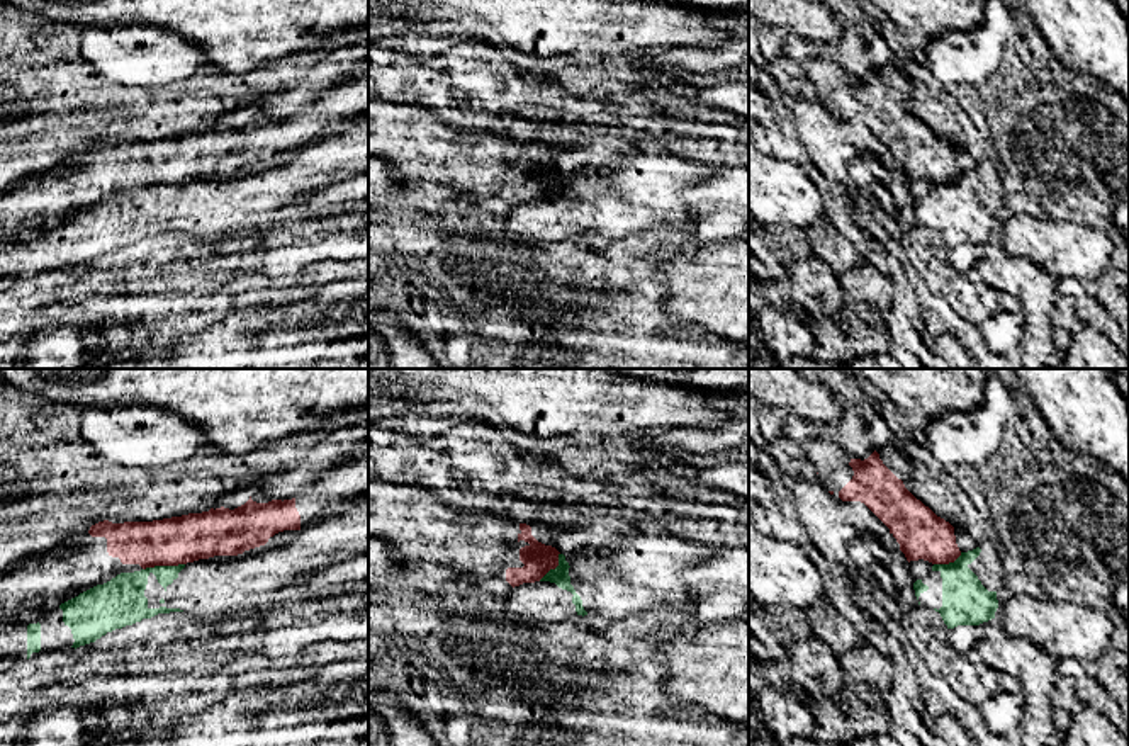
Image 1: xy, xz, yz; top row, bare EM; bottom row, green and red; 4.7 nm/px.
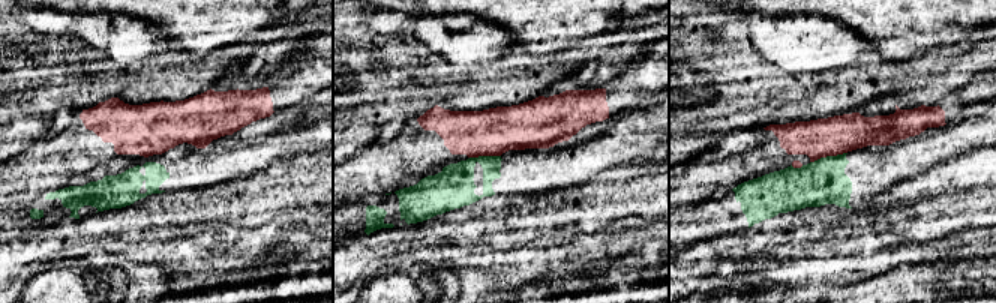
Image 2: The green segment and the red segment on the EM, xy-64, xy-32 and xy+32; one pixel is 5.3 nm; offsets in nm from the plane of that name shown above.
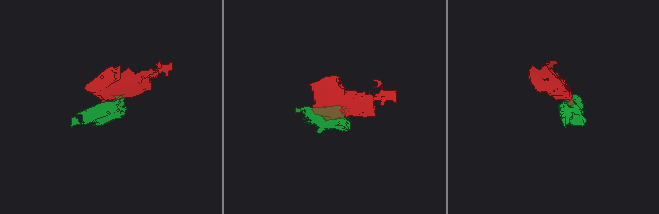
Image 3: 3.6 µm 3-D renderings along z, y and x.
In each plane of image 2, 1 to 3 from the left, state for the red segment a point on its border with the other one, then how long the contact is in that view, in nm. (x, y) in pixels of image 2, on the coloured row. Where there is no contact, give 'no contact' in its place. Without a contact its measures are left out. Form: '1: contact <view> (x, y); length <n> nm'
1: no contact
2: contact xy-32 (485, 156); length 170 nm
3: contact xy+32 (828, 156); length 200 nm

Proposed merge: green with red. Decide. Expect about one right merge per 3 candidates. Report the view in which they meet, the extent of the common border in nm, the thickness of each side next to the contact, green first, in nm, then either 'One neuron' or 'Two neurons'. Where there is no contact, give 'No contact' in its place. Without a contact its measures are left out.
Touches green in xy. Shared border 200 nm. Thickness 220 nm (green) against 220 nm. Two neurons

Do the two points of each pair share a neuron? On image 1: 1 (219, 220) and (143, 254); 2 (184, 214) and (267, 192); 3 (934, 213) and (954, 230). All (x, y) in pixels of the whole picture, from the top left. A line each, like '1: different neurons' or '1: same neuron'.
1: different neurons
2: same neuron
3: same neuron

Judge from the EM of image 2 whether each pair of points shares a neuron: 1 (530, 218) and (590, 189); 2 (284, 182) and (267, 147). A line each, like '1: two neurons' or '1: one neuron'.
1: one neuron
2: two neurons

